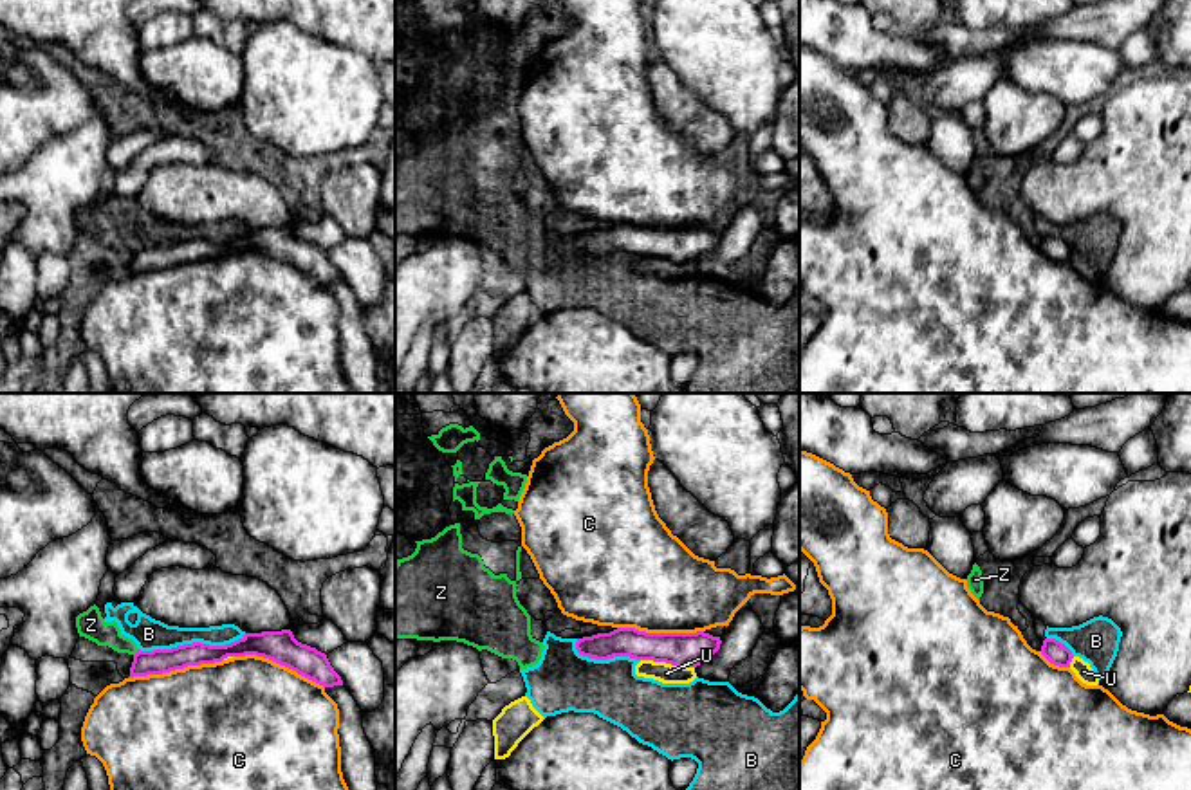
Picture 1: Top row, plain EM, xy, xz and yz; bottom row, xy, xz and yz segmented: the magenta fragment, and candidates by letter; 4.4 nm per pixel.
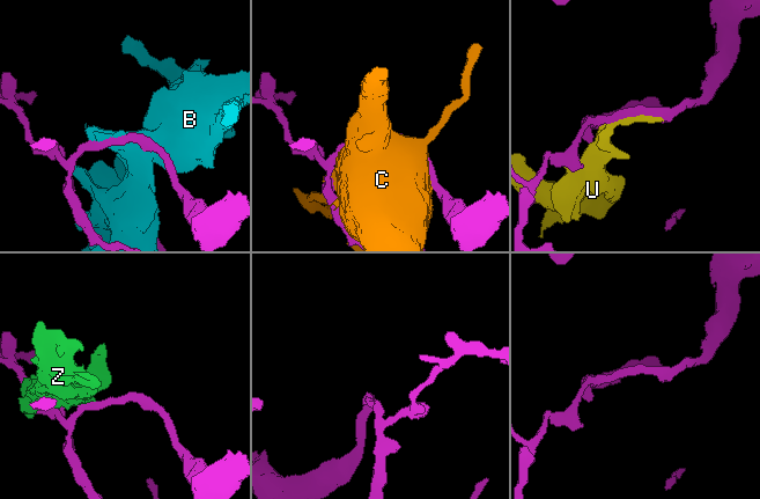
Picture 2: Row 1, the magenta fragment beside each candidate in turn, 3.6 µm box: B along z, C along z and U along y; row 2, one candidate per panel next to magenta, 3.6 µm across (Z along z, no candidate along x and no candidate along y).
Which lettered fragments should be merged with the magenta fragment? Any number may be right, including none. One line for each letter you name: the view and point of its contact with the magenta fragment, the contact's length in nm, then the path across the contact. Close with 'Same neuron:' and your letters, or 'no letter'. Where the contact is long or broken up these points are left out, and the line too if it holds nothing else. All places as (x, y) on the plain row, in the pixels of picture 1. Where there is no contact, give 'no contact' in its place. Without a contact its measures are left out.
Same neuron: no letter

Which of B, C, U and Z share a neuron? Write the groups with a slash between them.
B Z / C / U

